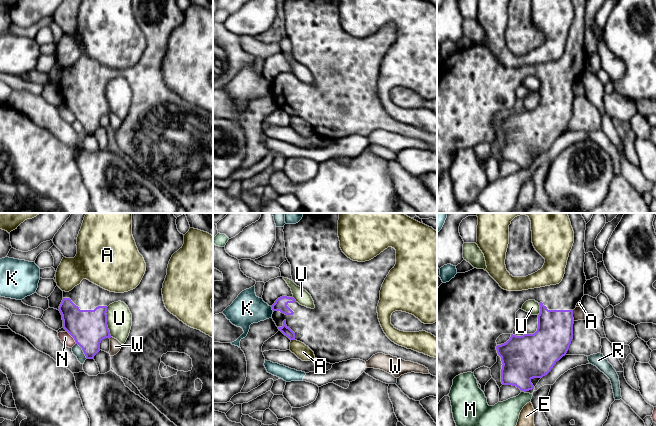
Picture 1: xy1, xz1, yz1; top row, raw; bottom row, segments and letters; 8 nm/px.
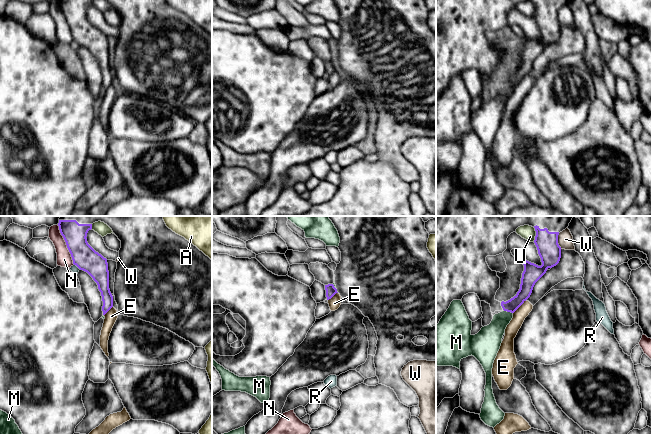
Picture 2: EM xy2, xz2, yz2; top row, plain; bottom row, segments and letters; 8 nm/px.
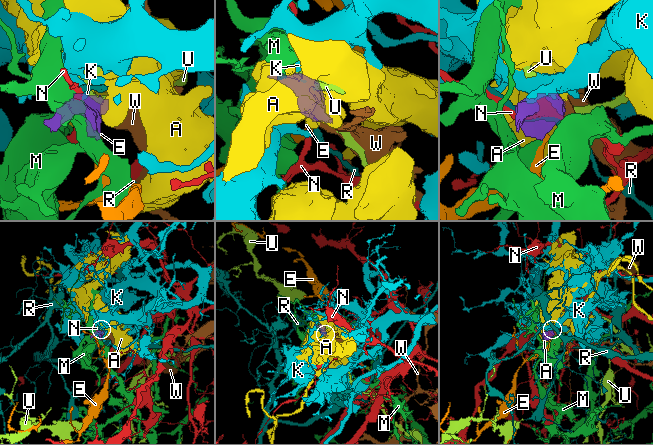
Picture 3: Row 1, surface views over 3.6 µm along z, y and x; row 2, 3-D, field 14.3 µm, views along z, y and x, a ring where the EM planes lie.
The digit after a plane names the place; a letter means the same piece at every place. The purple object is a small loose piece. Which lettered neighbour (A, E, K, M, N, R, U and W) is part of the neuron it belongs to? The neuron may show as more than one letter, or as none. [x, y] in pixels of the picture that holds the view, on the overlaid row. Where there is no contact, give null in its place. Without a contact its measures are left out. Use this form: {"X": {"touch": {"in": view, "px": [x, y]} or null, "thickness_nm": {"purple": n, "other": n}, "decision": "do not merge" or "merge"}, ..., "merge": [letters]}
{"A": {"touch": {"in": "xz1", "px": [293, 339]}, "thickness_nm": {"purple": 70, "other": 120}, "decision": "do not merge"}, "E": {"touch": {"in": "yz2", "px": [520, 305]}, "thickness_nm": {"purple": 140, "other": 100}, "decision": "do not merge"}, "K": {"touch": {"in": "xz1", "px": [272, 309]}, "thickness_nm": {"purple": 100, "other": 240}, "decision": "do not merge"}, "M": {"touch": {"in": "yz2", "px": [508, 311]}, "thickness_nm": {"purple": 110, "other": 190}, "decision": "do not merge"}, "N": {"touch": {"in": "xy2", "px": [66, 244]}, "thickness_nm": {"purple": 190, "other": 120}, "decision": "do not merge"}, "R": {"touch": {"in": "xy1", "px": [83, 351]}, "thickness_nm": {"purple": 280, "other": 80}, "decision": "do not merge"}, "U": {"touch": {"in": "xy1", "px": [106, 322]}, "thickness_nm": {"purple": 280, "other": 200}, "decision": "do not merge"}, "W": {"touch": {"in": "yz2", "px": [557, 241]}, "thickness_nm": {"purple": 180, "other": 130}, "decision": "do not merge"}, "merge": []}

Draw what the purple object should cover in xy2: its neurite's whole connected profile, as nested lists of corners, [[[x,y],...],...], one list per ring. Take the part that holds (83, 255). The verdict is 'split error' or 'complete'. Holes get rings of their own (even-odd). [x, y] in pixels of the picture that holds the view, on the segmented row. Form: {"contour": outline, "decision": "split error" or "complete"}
{"contour": [[[60,216],[58,226],[73,264],[87,272],[97,283],[103,301],[103,315],[113,307],[115,300],[120,315],[166,328],[195,347],[205,348],[212,340],[212,260],[191,242],[169,229],[162,216]],[[98,221],[107,224],[121,241],[113,295],[109,289],[107,259],[96,252],[86,238],[92,224]]], "decision": "split error"}

